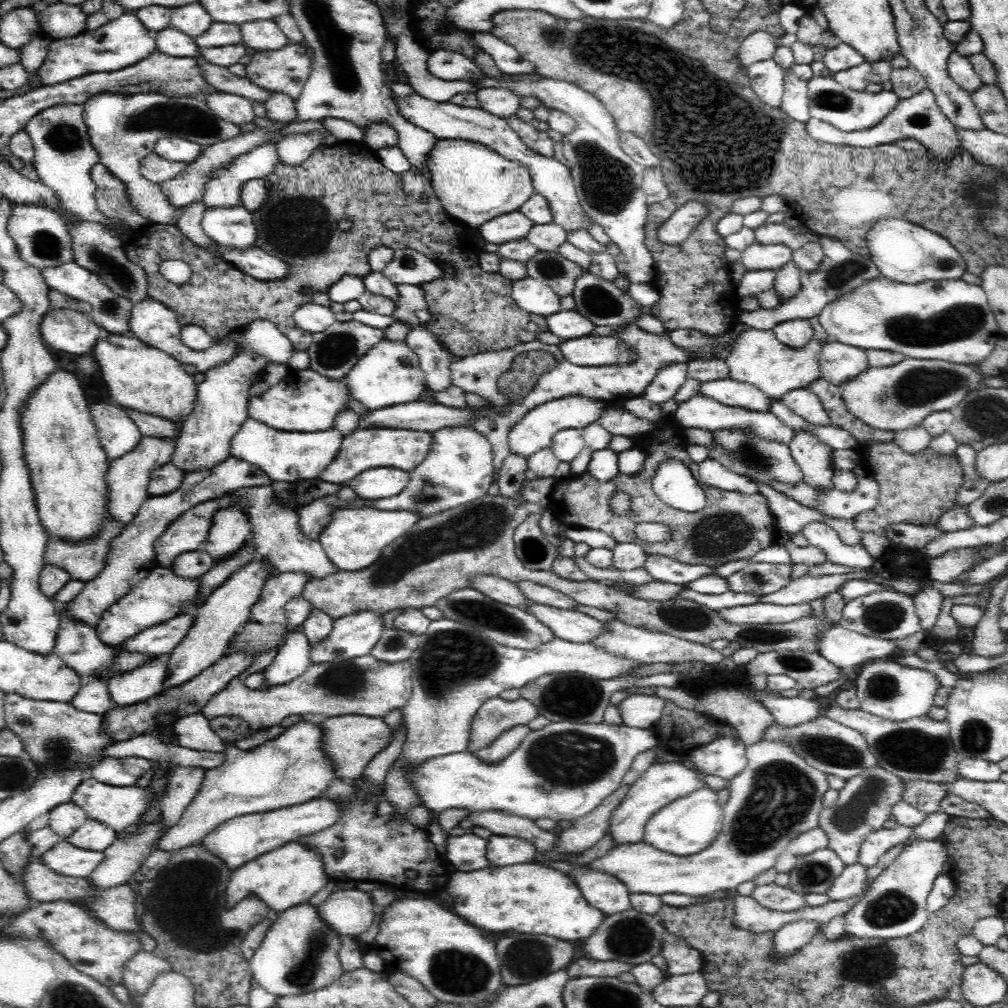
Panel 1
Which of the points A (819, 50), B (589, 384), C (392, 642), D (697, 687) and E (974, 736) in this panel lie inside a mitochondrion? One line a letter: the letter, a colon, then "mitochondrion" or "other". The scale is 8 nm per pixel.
A: other
B: other
C: mitochondrion
D: other
E: mitochondrion

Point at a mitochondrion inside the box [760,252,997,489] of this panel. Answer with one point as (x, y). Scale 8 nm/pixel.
(962, 321)

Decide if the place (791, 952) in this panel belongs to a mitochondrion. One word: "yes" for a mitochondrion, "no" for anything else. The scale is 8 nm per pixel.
no

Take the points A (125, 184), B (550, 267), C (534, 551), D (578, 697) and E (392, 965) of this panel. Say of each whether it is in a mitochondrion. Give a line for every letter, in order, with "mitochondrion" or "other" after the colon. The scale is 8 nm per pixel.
A: other
B: mitochondrion
C: mitochondrion
D: mitochondrion
E: other

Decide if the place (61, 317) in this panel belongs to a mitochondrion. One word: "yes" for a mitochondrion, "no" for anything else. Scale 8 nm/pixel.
no

